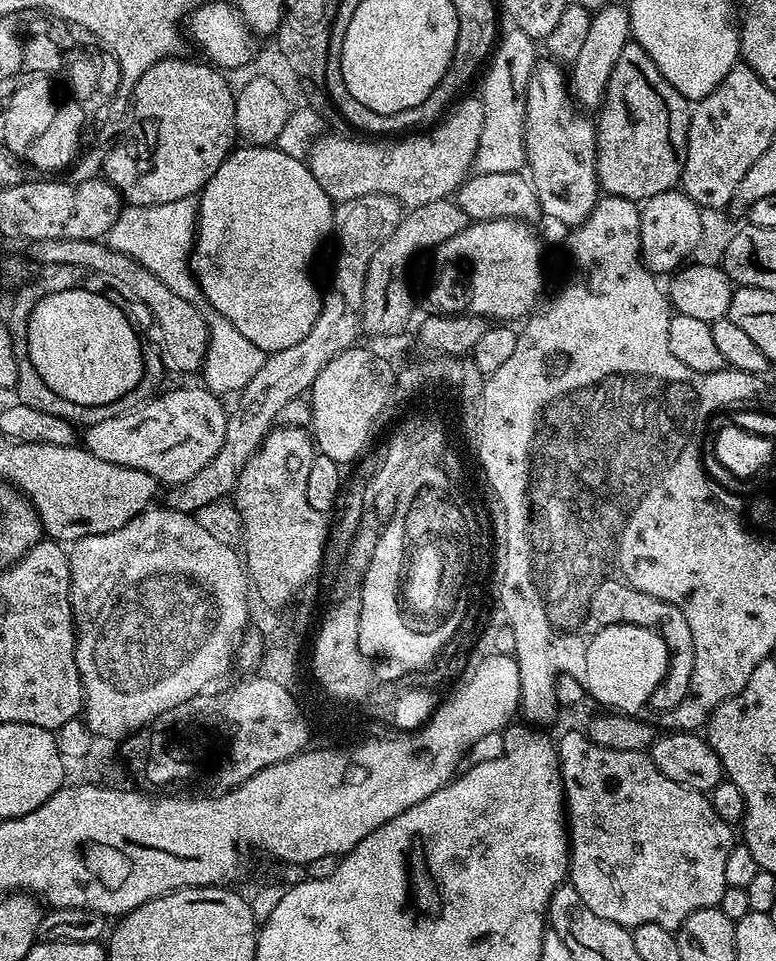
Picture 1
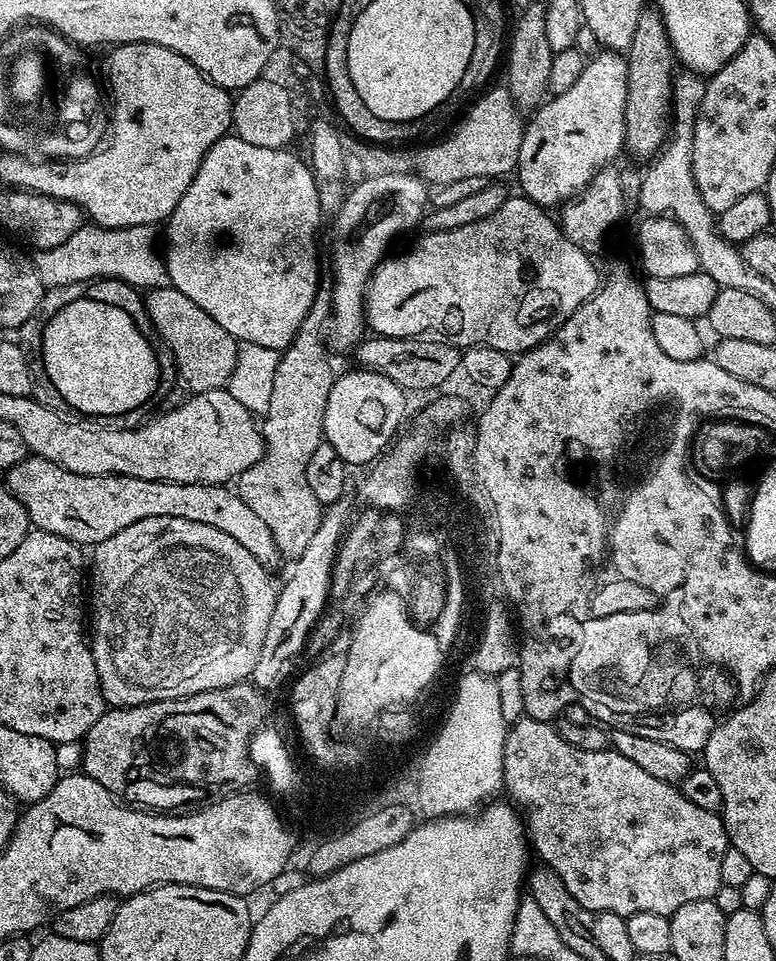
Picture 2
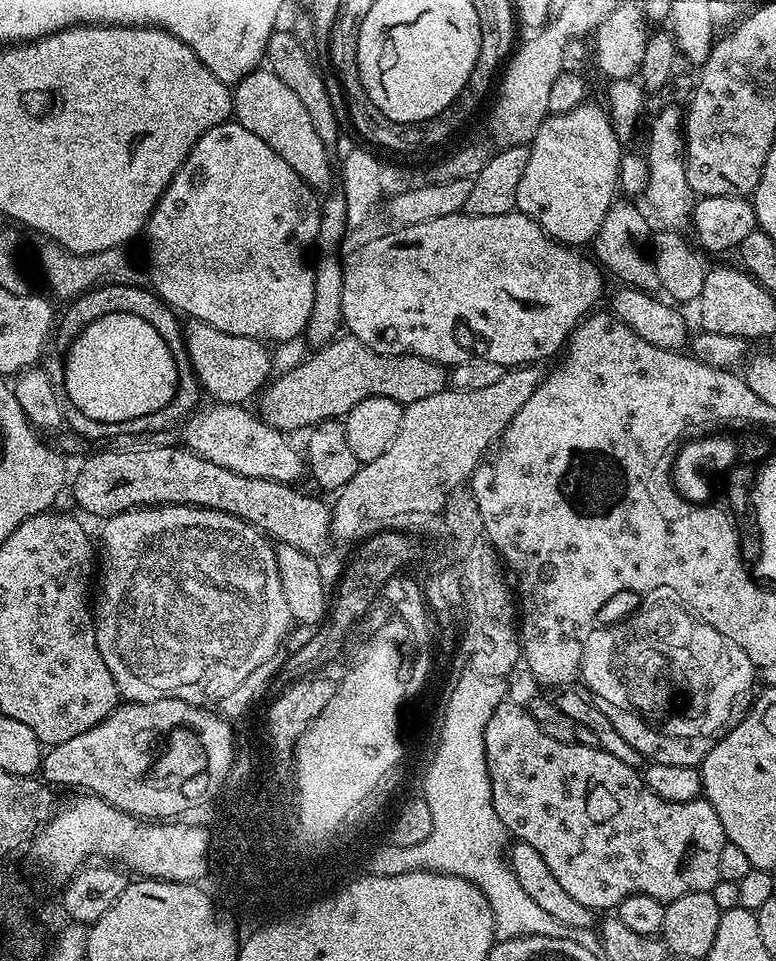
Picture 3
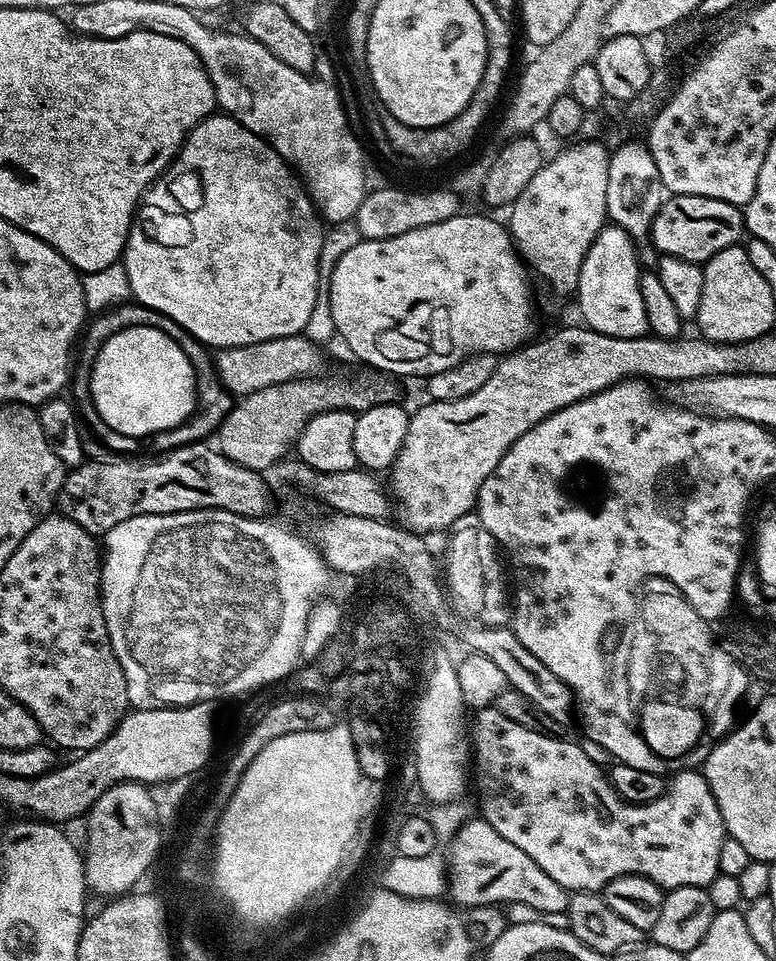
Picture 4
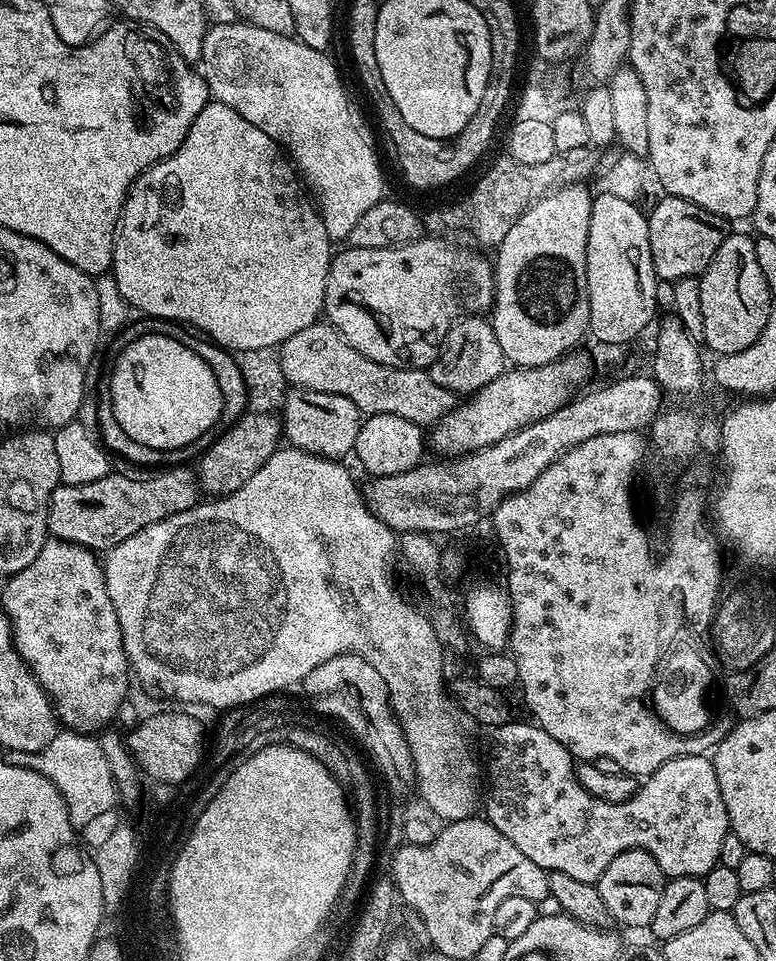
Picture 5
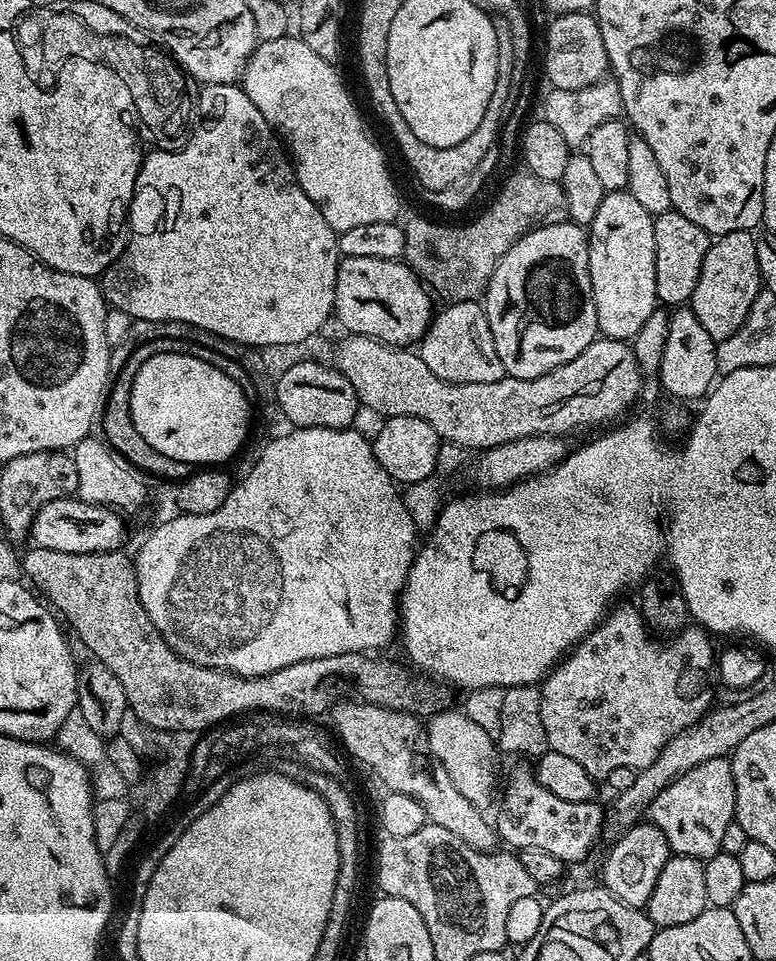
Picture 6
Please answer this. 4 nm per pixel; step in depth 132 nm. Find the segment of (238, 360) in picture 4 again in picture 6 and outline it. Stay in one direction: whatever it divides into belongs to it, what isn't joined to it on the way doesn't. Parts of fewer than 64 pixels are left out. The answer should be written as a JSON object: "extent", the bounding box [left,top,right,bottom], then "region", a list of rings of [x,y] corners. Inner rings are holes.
{"extent":[334,334,640,450],"region":[[[349,334],[336,346],[334,367],[348,379],[350,386],[354,386],[361,405],[377,412],[380,418],[422,418],[422,422],[430,422],[430,426],[434,426],[441,441],[457,444],[465,450],[487,450],[502,446],[506,442],[514,442],[518,438],[564,438],[567,437],[567,432],[576,432],[587,424],[604,424],[607,420],[614,419],[623,408],[630,407],[640,396],[640,364],[632,353],[632,346],[623,340],[597,338],[593,344],[586,346],[586,350],[582,350],[582,354],[578,354],[578,358],[570,358],[570,362],[538,378],[523,380],[506,374],[498,382],[455,384],[438,378],[438,374],[434,374],[434,370],[430,370],[430,366],[422,362],[420,355],[407,347],[384,344],[381,340],[372,340],[369,336]]]}

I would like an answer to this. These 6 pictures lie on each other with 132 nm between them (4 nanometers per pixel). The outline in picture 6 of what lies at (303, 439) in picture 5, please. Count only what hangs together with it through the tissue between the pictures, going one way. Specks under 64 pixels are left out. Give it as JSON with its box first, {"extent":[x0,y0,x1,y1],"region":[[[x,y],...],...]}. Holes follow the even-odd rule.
{"extent":[275,361,361,428],"region":[[[314,361],[299,362],[281,376],[275,377],[276,404],[279,415],[296,428],[347,428],[356,411],[361,411],[354,386],[334,366]]]}

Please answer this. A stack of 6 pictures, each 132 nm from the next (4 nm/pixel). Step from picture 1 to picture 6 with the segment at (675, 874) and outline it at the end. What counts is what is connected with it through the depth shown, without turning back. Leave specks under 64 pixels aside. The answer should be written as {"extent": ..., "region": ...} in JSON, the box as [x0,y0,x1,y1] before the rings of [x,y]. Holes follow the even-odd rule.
{"extent":[494,756,736,866],"region":[[[728,756],[710,758],[710,762],[702,762],[702,766],[694,766],[694,770],[686,770],[686,774],[676,777],[659,794],[652,799],[646,809],[651,823],[656,824],[662,834],[666,834],[666,842],[677,856],[689,856],[701,862],[709,860],[714,854],[721,852],[722,837],[726,826],[734,823],[736,814],[736,795],[734,794],[734,774],[732,762]],[[531,767],[516,768],[509,774],[508,785],[505,788],[503,785],[499,804],[500,813],[494,817],[494,827],[499,833],[499,839],[509,844],[505,844],[509,849],[546,850],[546,854],[554,854],[554,858],[572,866],[586,859],[600,840],[604,812],[596,802],[566,802],[550,794],[550,790],[536,781],[536,773]]]}

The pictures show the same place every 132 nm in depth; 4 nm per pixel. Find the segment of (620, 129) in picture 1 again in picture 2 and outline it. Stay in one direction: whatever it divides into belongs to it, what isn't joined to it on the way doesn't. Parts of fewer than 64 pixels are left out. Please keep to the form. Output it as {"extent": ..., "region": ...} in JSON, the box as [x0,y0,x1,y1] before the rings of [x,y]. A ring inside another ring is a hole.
{"extent":[624,10,674,162],"region":[[[646,10],[638,18],[634,42],[626,53],[628,61],[628,89],[626,90],[626,134],[624,147],[627,155],[648,162],[659,152],[670,135],[672,115],[672,82],[674,53],[664,19],[655,10]]]}

